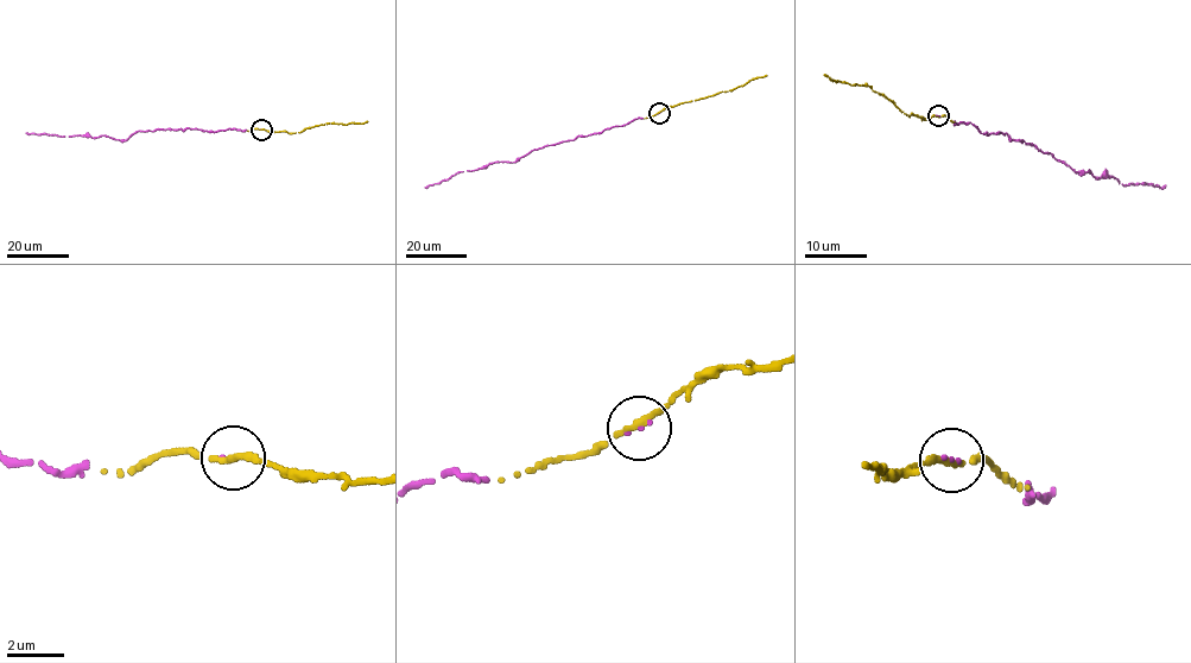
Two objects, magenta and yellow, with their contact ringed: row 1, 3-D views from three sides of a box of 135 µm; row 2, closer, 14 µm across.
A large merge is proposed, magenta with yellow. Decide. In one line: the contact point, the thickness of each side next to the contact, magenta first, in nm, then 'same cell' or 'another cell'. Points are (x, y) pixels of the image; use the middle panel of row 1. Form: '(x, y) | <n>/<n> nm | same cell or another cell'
(659, 113) | 140/240 nm | same cell

